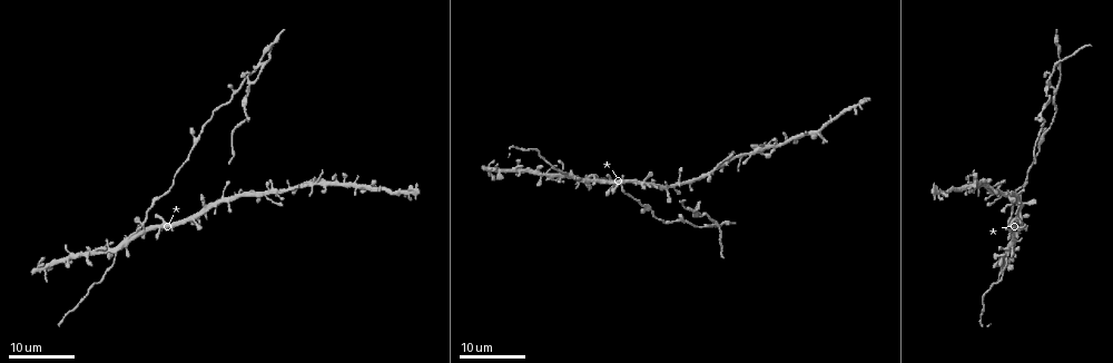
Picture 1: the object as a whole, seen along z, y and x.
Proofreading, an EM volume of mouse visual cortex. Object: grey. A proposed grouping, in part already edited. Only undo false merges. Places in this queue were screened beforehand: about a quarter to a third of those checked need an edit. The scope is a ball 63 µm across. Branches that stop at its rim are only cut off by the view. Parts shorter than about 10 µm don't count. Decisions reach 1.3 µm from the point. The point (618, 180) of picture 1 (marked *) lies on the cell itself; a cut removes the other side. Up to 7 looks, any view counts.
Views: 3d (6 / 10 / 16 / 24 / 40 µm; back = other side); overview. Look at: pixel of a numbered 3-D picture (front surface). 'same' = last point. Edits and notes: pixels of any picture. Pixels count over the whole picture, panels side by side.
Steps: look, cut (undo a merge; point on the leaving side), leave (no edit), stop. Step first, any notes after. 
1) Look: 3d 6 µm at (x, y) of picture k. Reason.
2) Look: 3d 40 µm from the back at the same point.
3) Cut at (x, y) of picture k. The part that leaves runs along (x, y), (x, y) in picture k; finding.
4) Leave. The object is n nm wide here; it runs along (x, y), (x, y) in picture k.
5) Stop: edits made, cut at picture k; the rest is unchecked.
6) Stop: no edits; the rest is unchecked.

Look: 3d 16 µm at (141, 224) of picture 1. Three arms meet.

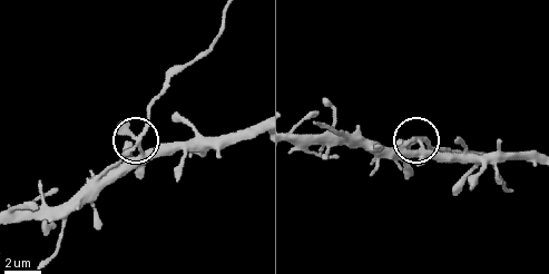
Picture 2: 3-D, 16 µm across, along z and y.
Look: 3d 6 µm at (416, 140) of picture 2.

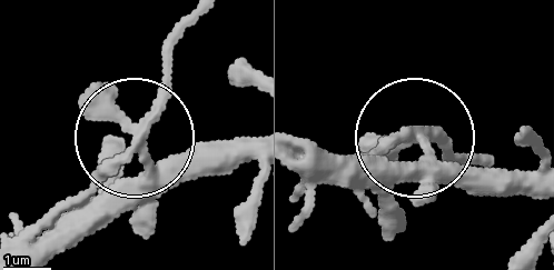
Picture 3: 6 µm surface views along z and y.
Leave. The side arm is 23 µm long; 3 arms meet here; one cell here.

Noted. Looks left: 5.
Look: 3d 16 µm at (115, 255) of picture 1. Three arms meet.

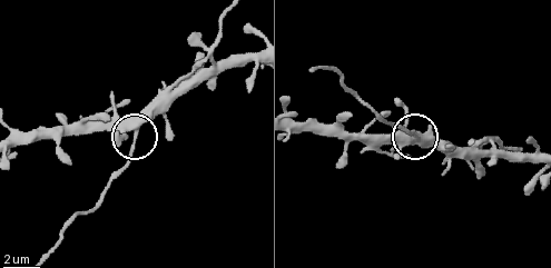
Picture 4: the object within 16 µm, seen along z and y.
Look: 3d 6 µm at (136, 135) of picture 4.

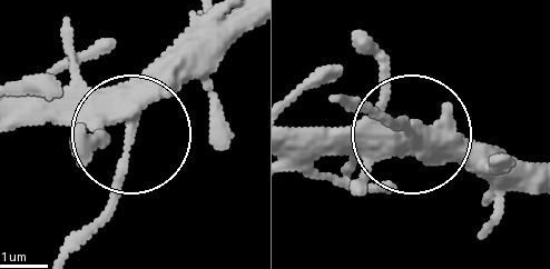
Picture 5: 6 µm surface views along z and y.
Leave. It runs along (237, 20), (129, 131), (9, 127) in picture 5; all the same cell.

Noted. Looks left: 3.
Look: 3d 24 µm at (1058, 62) of picture 1. Four arms meet.

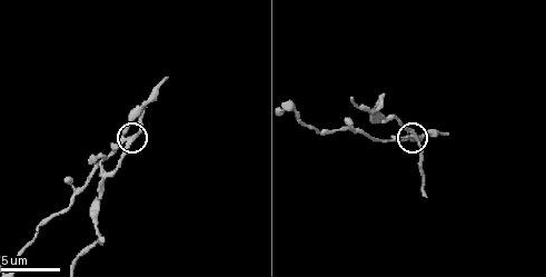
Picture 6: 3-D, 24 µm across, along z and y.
Look: 3d 6 µm at (127, 136) of picture 6.

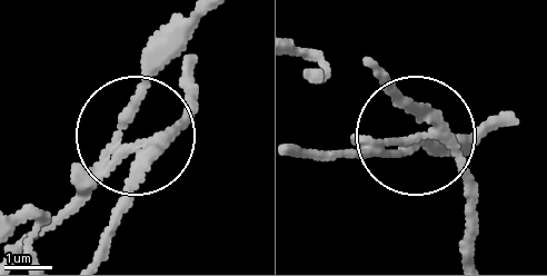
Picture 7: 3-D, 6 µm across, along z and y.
Cut at (161, 151) of picture 7. Two cells meet here.

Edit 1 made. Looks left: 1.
Stop: edits made, cut at picture 7; the rest is unchecked.

